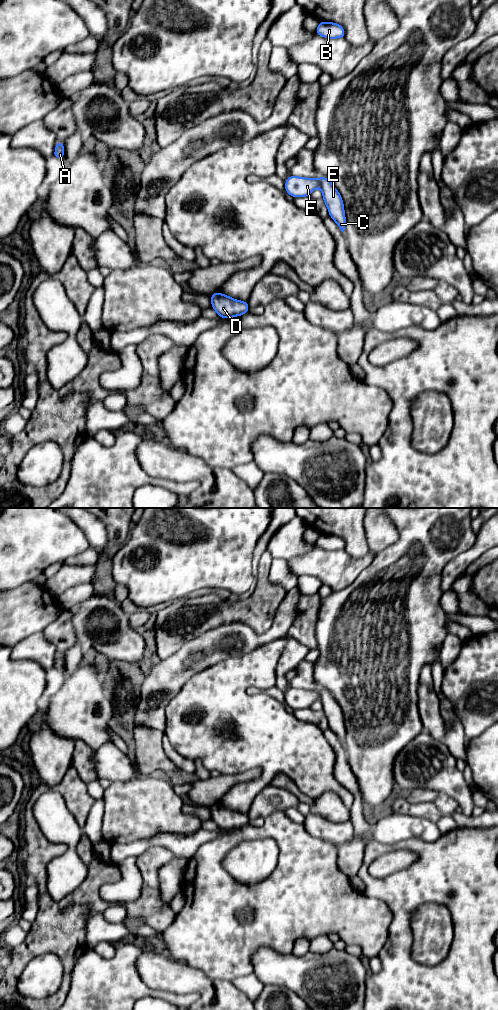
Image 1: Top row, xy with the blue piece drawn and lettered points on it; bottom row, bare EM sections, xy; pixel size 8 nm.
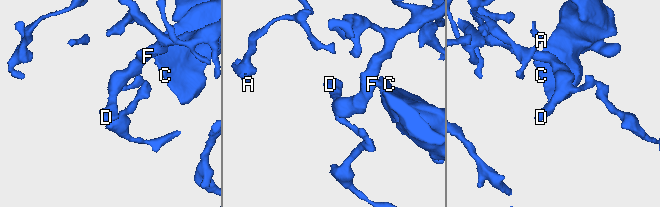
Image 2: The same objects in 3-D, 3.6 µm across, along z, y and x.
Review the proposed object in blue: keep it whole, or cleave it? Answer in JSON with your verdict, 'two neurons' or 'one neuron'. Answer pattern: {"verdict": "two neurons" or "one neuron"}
{"verdict": "two neurons"}

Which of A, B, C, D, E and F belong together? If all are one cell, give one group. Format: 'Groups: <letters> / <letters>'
Groups: A D F / B C E

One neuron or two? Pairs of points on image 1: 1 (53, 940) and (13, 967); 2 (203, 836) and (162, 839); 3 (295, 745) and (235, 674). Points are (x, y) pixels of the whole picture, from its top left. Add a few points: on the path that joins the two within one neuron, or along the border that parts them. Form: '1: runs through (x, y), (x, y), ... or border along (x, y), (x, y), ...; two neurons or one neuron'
1: runs through (43, 940), (39, 940), (22, 957); one neuron
2: runs through (193, 840), (172, 840); one neuron
3: runs through (276, 731), (238, 693); one neuron

